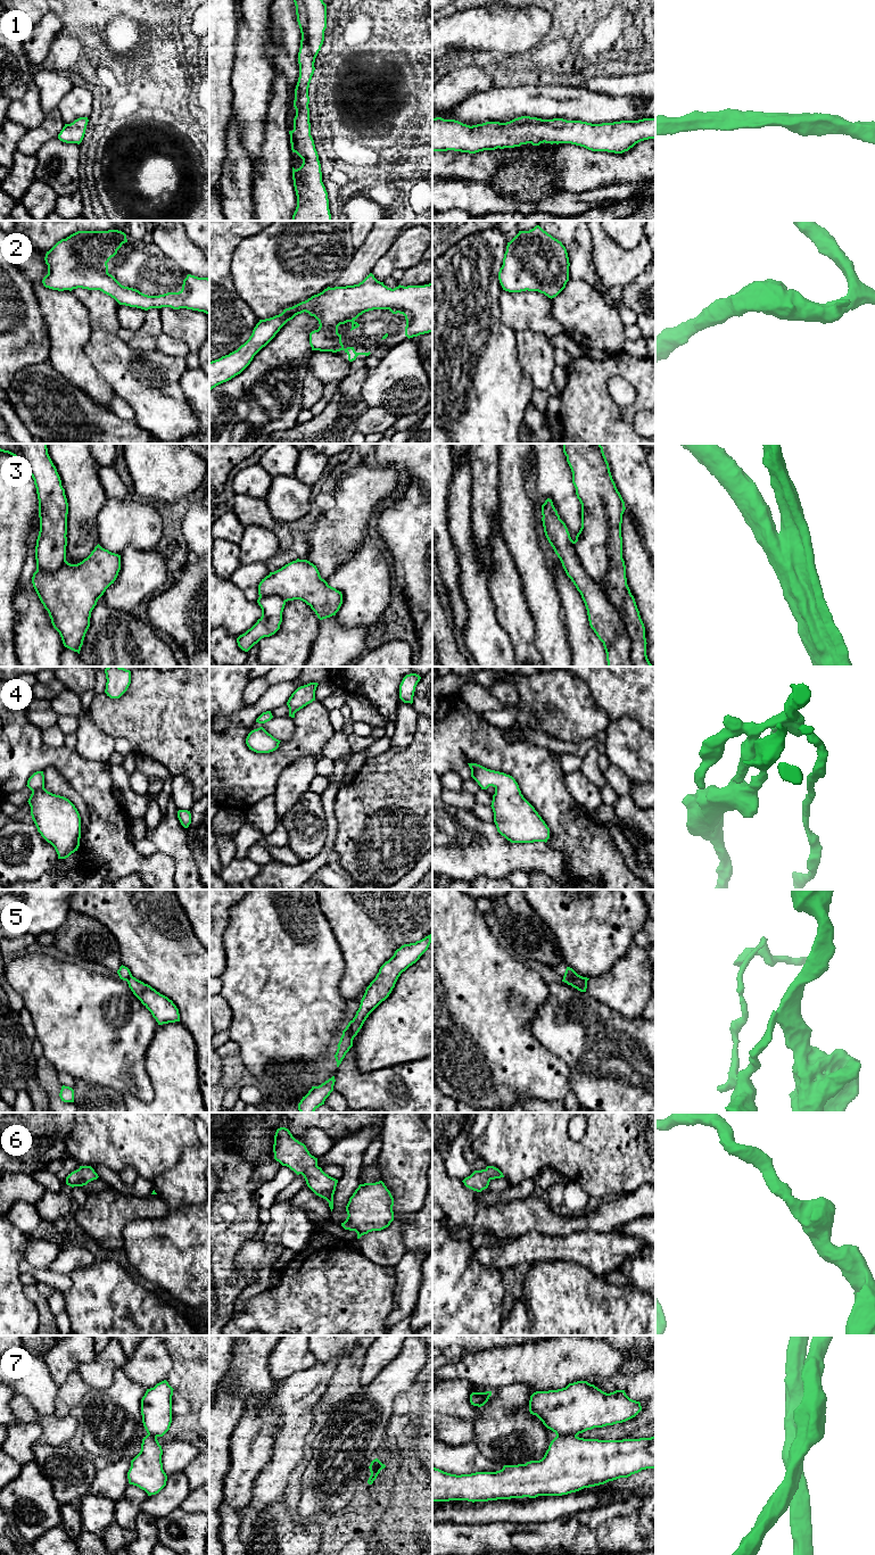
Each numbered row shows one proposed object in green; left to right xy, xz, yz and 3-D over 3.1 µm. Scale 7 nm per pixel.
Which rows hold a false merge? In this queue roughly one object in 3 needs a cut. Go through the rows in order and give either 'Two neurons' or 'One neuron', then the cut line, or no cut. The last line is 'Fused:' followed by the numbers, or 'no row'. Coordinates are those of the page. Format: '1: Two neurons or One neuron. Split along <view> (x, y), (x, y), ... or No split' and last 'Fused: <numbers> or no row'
1: One neuron. No split
2: One neuron. No split
3: One neuron. No split
4: One neuron. No split
5: Two neurons. Split along yz (563, 977), (579, 977), (586, 981)
6: One neuron. No split
7: Two neurons. Split along yz (556, 1434), (576, 1436)
Fused: 5, 7

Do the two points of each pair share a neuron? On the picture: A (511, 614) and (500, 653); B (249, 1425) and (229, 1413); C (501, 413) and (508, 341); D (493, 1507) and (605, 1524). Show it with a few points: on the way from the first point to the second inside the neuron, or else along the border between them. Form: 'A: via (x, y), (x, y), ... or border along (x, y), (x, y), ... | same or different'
A: border along (495, 608), (497, 622), (506, 634), (513, 654) | different
B: border along (245, 1408), (233, 1430), (229, 1445) | different
C: via (501, 395), (501, 360) | same
D: border along (587, 1511), (577, 1511), (554, 1520), (535, 1523) | different

